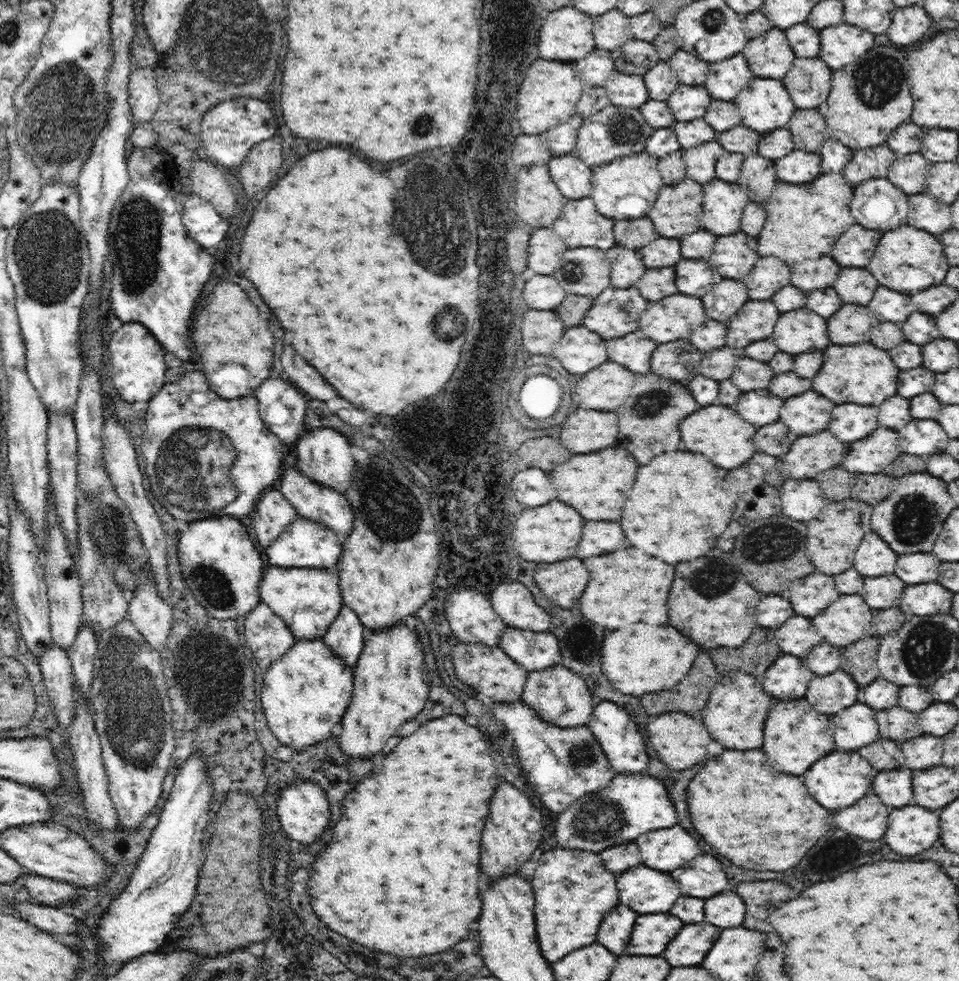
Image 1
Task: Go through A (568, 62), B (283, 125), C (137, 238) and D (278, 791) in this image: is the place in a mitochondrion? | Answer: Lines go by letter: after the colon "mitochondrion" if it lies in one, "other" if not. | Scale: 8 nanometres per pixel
A: other
B: other
C: mitochondrion
D: other

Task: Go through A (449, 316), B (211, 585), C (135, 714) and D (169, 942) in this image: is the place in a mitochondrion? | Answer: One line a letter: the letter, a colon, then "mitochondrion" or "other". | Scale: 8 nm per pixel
A: mitochondrion
B: mitochondrion
C: mitochondrion
D: other

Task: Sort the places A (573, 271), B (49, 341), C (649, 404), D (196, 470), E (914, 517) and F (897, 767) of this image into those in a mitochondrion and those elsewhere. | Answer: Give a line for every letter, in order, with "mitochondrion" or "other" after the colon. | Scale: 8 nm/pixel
A: mitochondrion
B: other
C: mitochondrion
D: mitochondrion
E: mitochondrion
F: other

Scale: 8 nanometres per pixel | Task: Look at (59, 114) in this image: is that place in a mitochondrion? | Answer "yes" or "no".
yes

